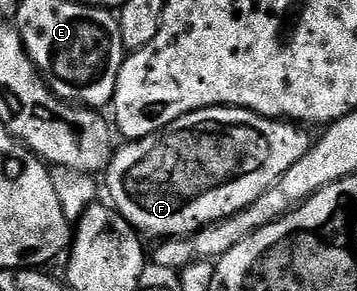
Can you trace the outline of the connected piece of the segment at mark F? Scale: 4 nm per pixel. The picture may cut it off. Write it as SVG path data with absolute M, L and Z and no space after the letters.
M206 106L167 128L146 138L129 140L125 147L114 153L103 182L109 185L112 205L118 214L142 235L154 234L154 239L168 240L192 236L204 226L221 222L247 208L267 188L281 179L283 172L308 152L311 138L300 125L288 120L274 120L257 114L254 110L240 110L237 106Z

